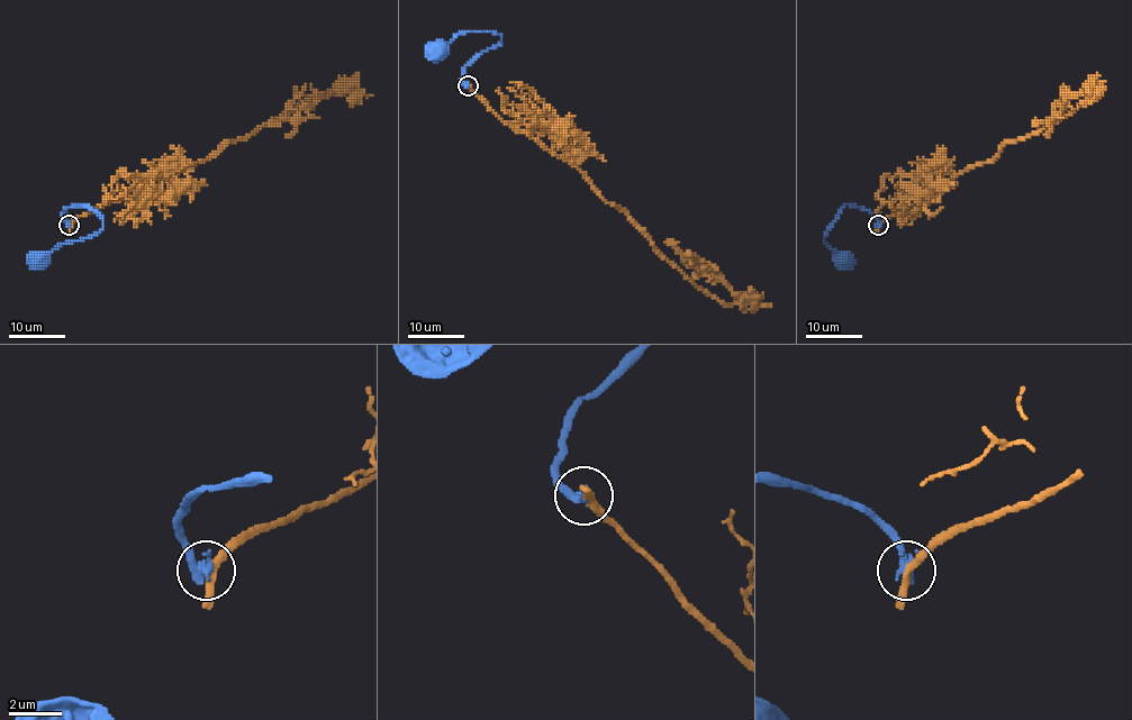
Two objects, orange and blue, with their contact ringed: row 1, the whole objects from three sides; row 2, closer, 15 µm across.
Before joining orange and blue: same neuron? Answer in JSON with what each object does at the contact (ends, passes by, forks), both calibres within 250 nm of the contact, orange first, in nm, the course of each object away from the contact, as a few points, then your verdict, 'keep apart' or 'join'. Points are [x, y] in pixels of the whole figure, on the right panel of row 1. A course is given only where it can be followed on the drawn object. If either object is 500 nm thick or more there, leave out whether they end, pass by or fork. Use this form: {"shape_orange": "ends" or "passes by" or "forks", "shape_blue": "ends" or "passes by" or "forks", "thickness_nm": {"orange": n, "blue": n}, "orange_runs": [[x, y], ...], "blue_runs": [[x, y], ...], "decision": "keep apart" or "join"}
{"shape_orange": "passes by", "shape_blue": "ends", "thickness_nm": {"orange": 300, "blue": 440}, "orange_runs": [[879, 225], [990, 161], [1006, 142], [1071, 112], [1097, 93], [1095, 83], [1051, 119], [1032, 122]], "blue_runs": [[879, 225], [865, 210], [847, 204], [824, 236], [836, 253], [847, 257]], "decision": "keep apart"}

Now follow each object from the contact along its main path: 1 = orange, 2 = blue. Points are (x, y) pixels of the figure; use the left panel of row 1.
1: (69, 225), (119, 197), (141, 196), (338, 83), (290, 119), (268, 122)
2: (69, 225), (63, 218), (64, 210), (82, 204), (101, 218), (102, 229), (92, 236), (60, 243), (39, 257)

